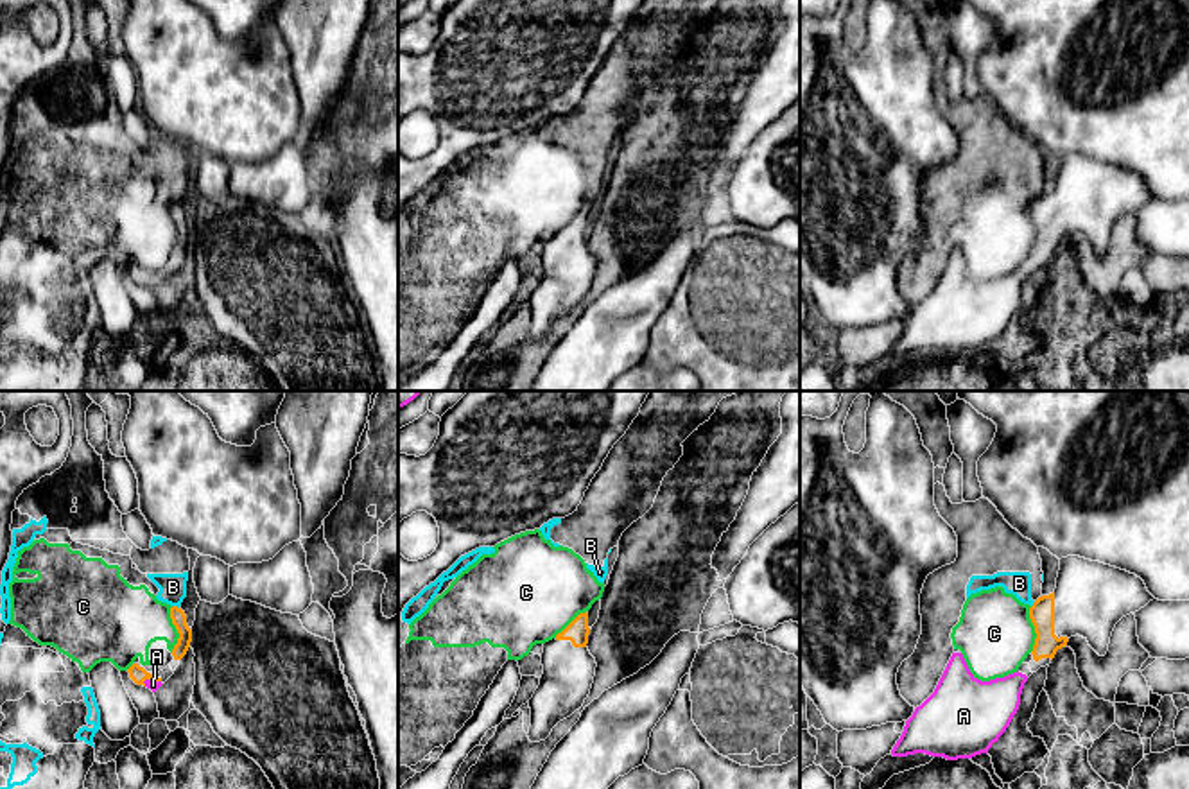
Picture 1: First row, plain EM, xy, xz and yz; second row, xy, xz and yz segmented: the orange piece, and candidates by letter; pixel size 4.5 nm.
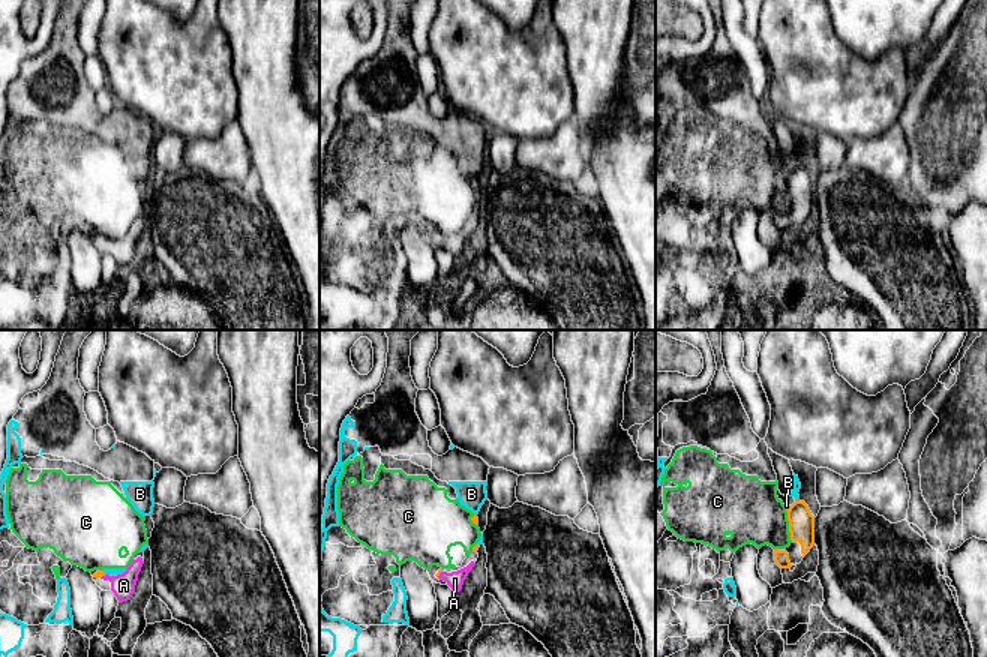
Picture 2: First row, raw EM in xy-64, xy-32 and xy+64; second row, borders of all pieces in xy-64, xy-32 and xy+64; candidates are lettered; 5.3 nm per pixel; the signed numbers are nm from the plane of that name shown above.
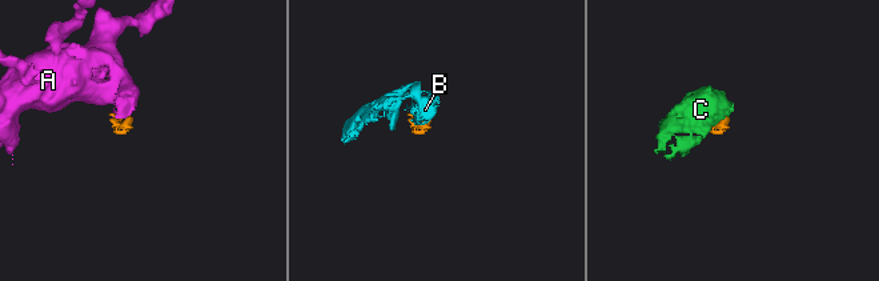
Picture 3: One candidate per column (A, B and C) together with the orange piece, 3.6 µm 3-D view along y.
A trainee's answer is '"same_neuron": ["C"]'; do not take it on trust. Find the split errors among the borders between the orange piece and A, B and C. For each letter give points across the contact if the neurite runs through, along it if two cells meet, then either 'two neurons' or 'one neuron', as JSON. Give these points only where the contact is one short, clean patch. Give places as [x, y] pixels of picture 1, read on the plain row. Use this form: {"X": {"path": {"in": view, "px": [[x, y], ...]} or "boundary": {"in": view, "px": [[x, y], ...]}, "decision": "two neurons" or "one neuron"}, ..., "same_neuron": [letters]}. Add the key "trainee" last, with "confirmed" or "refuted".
{"A": {"path": {"in": "xy", "px": [[138, 273], [151, 278], [153, 284]]}, "decision": "one neuron"}, "B": {"decision": "two neurons"}, "C": {"boundary": {"in": "xy", "px": [[171, 205], [171, 221], [178, 232], [173, 250]]}, "decision": "two neurons"}, "same_neuron": ["A"], "trainee": "refuted"}

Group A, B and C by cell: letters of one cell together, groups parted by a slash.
A / B C

